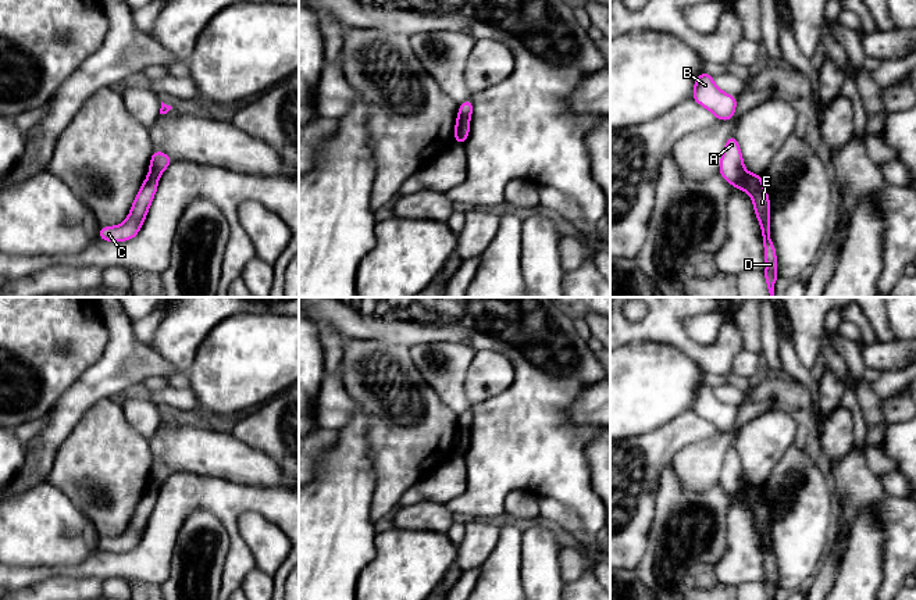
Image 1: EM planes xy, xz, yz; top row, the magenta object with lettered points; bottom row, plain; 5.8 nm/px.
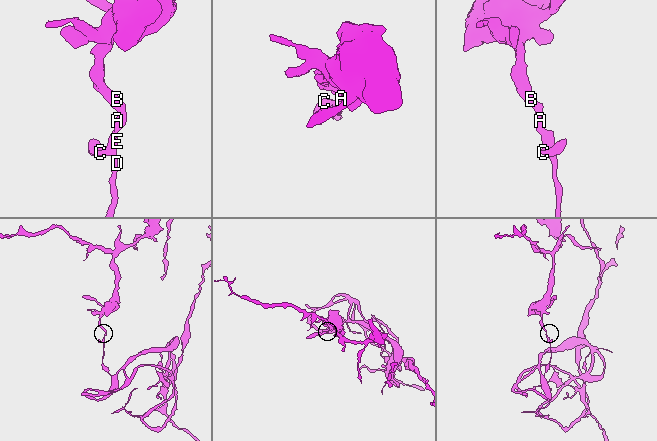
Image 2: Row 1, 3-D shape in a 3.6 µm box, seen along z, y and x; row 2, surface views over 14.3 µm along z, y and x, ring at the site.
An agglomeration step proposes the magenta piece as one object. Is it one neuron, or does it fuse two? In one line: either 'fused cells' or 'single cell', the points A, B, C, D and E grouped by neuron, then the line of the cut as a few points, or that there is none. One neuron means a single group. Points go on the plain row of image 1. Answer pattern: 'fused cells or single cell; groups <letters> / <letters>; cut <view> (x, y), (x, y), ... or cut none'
fused cells; groups A B / C D E; cut yz (744, 481), (742, 486), (733, 495)

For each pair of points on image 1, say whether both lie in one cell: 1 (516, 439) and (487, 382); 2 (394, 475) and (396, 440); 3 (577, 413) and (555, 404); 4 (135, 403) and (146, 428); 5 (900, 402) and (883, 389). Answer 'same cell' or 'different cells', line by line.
1: different cells
2: same cell
3: different cells
4: same cell
5: different cells

